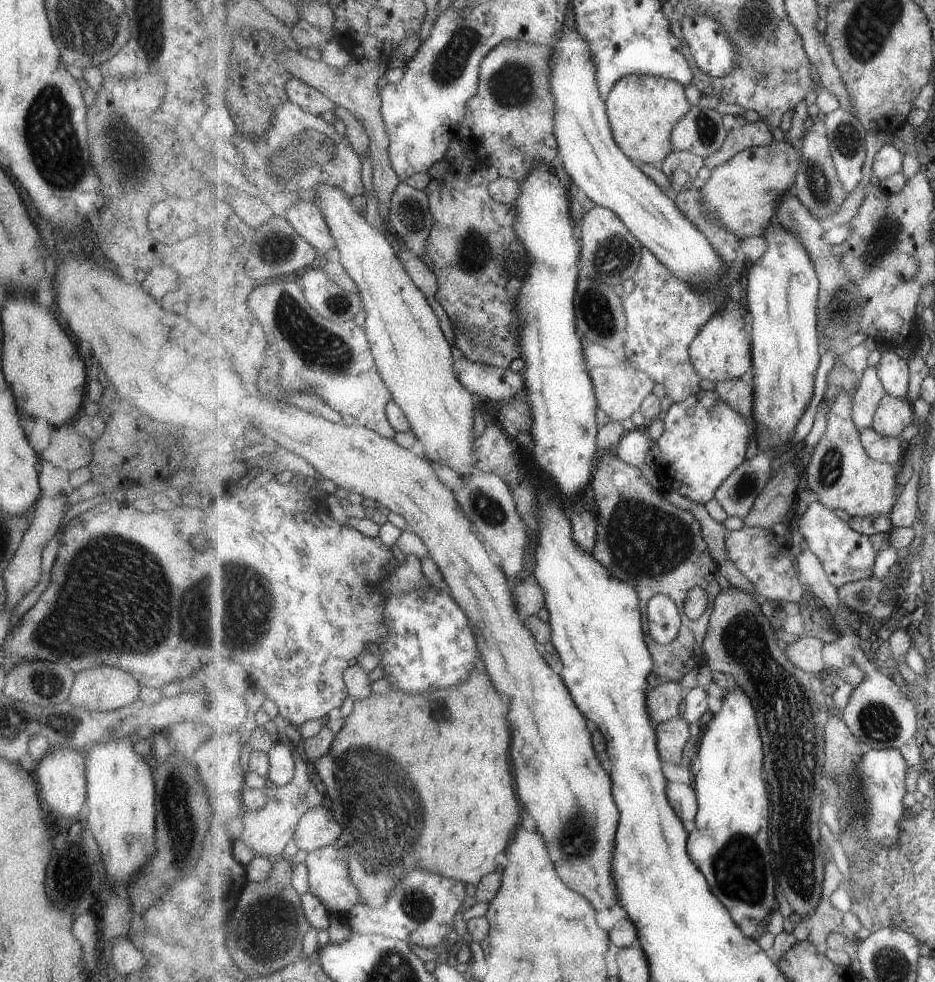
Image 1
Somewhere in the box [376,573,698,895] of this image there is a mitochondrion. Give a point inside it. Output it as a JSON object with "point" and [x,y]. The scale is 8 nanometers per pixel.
{"point":[580,839]}

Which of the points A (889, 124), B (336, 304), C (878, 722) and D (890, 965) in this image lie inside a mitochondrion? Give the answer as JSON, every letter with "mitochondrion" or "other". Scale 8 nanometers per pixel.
{"A":"other","B":"mitochondrion","C":"mitochondrion","D":"mitochondrion"}

